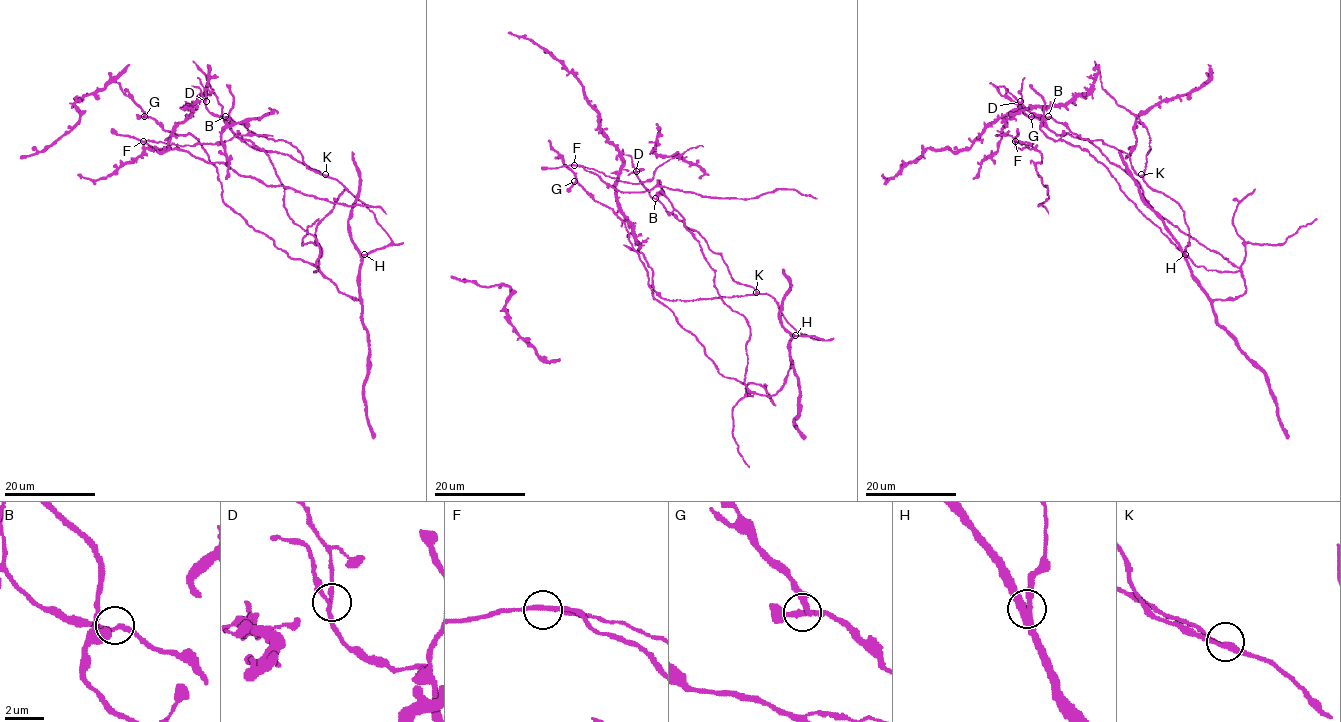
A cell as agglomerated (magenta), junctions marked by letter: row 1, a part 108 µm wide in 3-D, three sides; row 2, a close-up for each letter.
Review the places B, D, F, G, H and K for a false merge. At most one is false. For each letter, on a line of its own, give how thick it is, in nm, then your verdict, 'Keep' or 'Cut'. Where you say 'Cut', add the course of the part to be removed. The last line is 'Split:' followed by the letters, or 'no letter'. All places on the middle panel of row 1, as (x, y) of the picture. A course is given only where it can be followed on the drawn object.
B: Thickness 190 nm. Keep
D: Thickness 200 nm. Keep
F: Thickness 200 nm. Cut. Course of the part to remove: (573, 165), (593, 168), (626, 182), (641, 183), (652, 178), (654, 171), (666, 162), (690, 148), (703, 147)
G: Thickness 280 nm. Keep
H: Thickness 360 nm. Keep
K: Thickness 240 nm. Keep
Split: F

